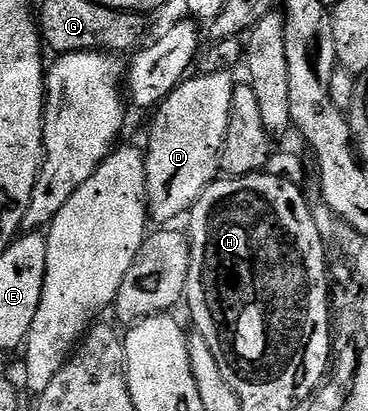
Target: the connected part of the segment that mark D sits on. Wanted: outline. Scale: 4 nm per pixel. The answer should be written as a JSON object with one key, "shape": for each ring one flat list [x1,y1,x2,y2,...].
{"shape":[[219,71,213,75,193,74,175,84,163,103,155,108,156,120,153,121,152,132,148,135,144,164,148,178,148,213,155,222,156,219,160,222,157,224,171,224,168,223,171,219,191,212,201,193,217,178,220,171,220,154,226,141,226,129,232,116,234,89,238,86,237,80,232,80,232,77,227,71]]}

